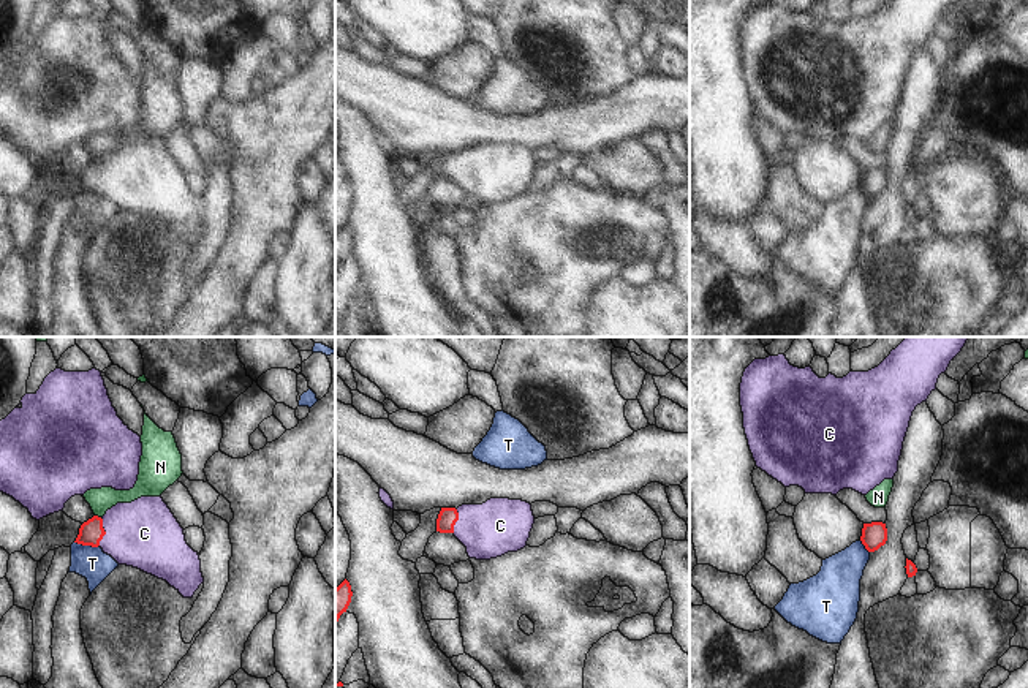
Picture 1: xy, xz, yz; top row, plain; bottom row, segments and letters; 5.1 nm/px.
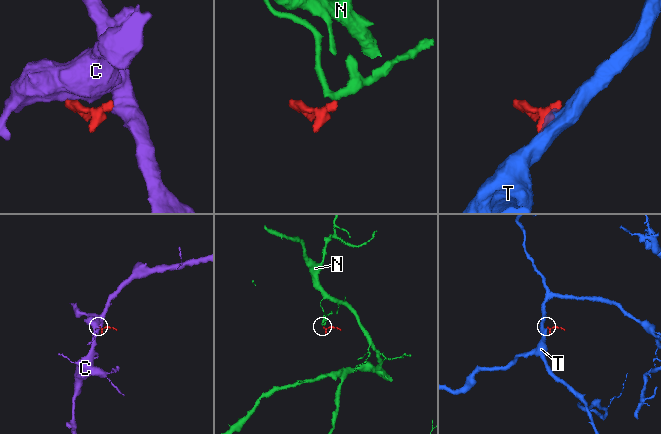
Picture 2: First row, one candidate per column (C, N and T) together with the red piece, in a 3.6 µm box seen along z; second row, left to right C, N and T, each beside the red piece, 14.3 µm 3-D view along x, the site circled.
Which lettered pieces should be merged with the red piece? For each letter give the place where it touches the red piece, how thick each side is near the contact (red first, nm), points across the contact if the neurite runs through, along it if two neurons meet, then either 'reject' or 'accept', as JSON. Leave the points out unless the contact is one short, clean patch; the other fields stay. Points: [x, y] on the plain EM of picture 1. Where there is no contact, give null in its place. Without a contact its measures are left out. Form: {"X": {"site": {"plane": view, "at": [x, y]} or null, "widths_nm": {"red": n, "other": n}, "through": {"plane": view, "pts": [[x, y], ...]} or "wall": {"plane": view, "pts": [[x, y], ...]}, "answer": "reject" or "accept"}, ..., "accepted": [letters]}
{"C": {"site": {"plane": "xy", "at": [105, 177]}, "widths_nm": {"red": 120, "other": 360}, "through": {"plane": "xy", "pts": [[90, 179], [105, 177], [144, 179]]}, "answer": "accept"}, "N": {"site": {"plane": "xy", "at": [97, 162]}, "widths_nm": {"red": 120, "other": 120}, "wall": {"plane": "xy", "pts": [[95, 160], [100, 163]]}, "answer": "reject"}, "T": {"site": {"plane": "xy", "at": [87, 190]}, "widths_nm": {"red": 120, "other": 160}, "wall": {"plane": "xy", "pts": [[75, 187], [84, 192], [98, 192]]}, "answer": "reject"}, "accepted": ["C"]}

